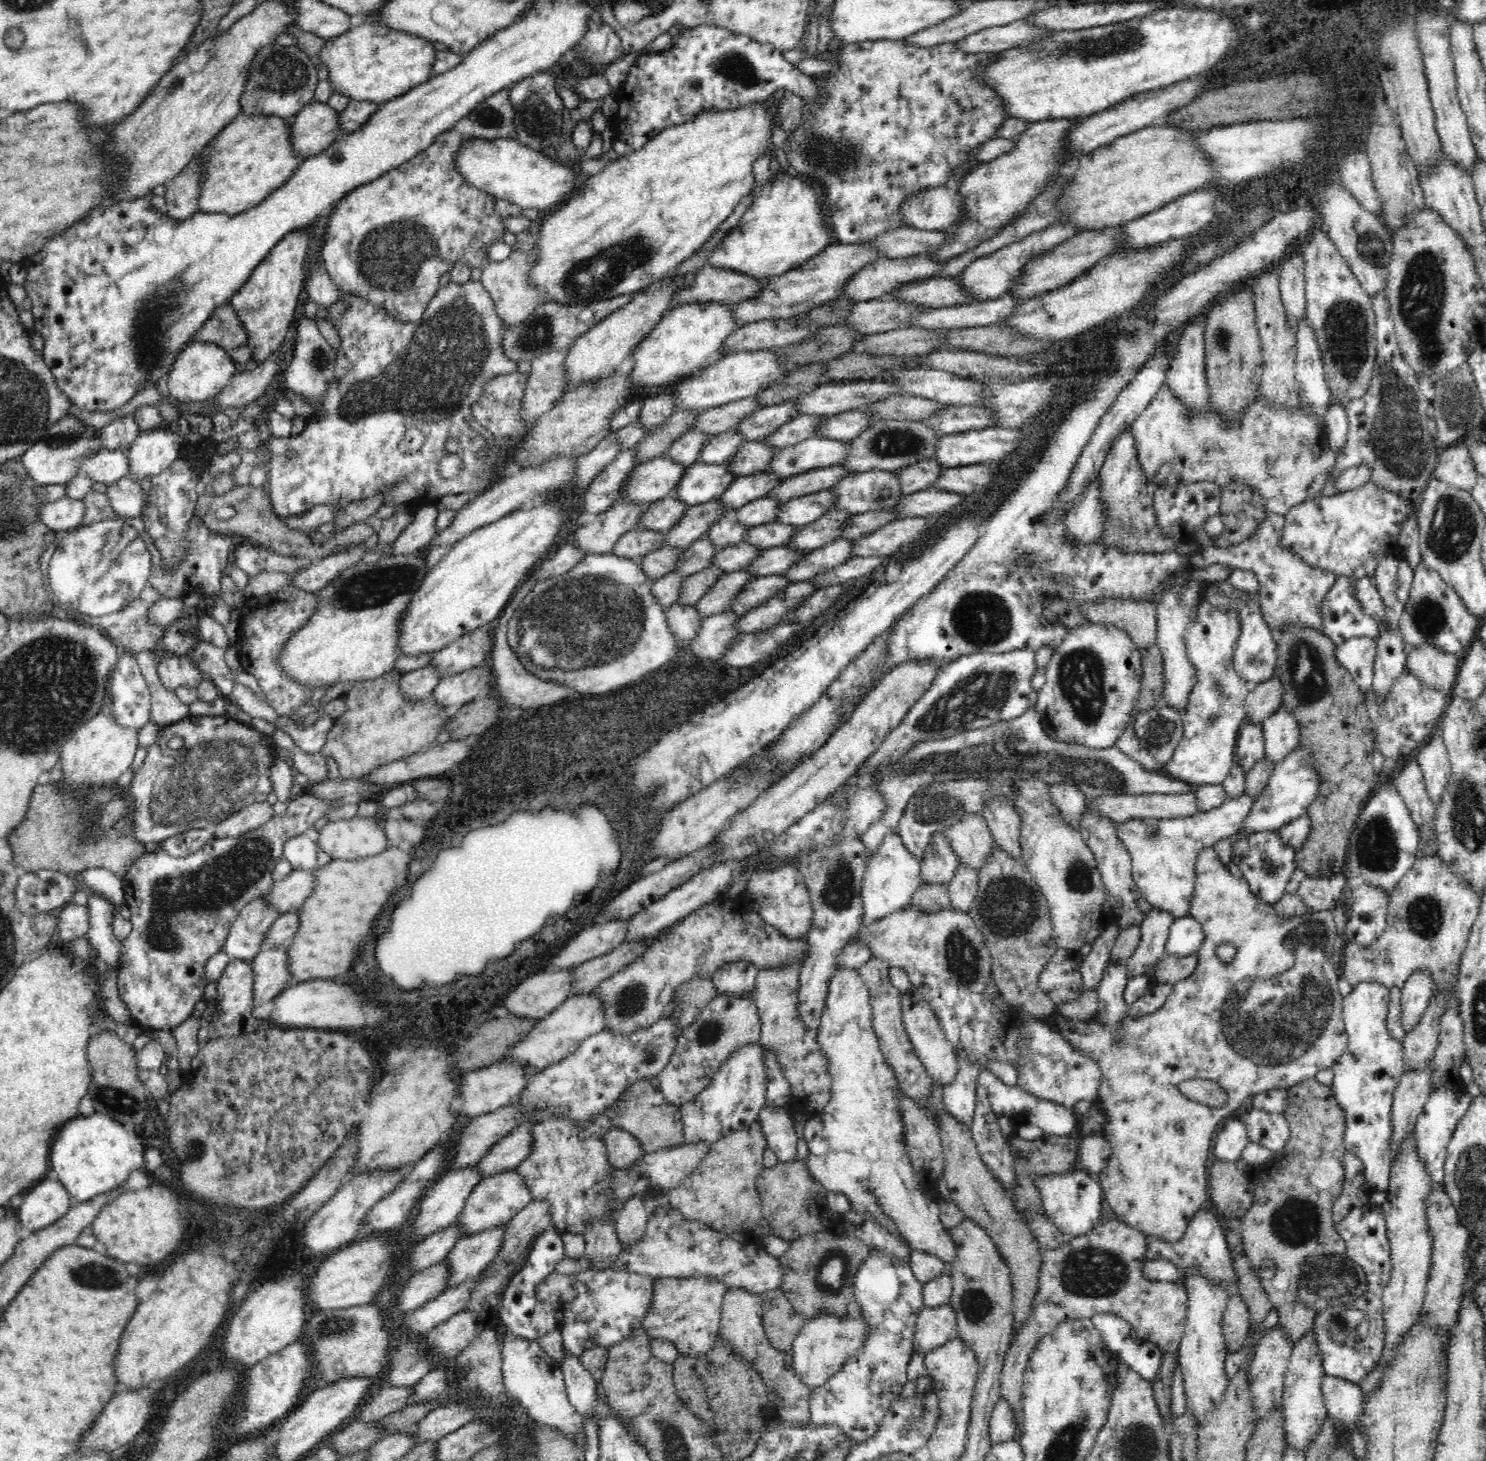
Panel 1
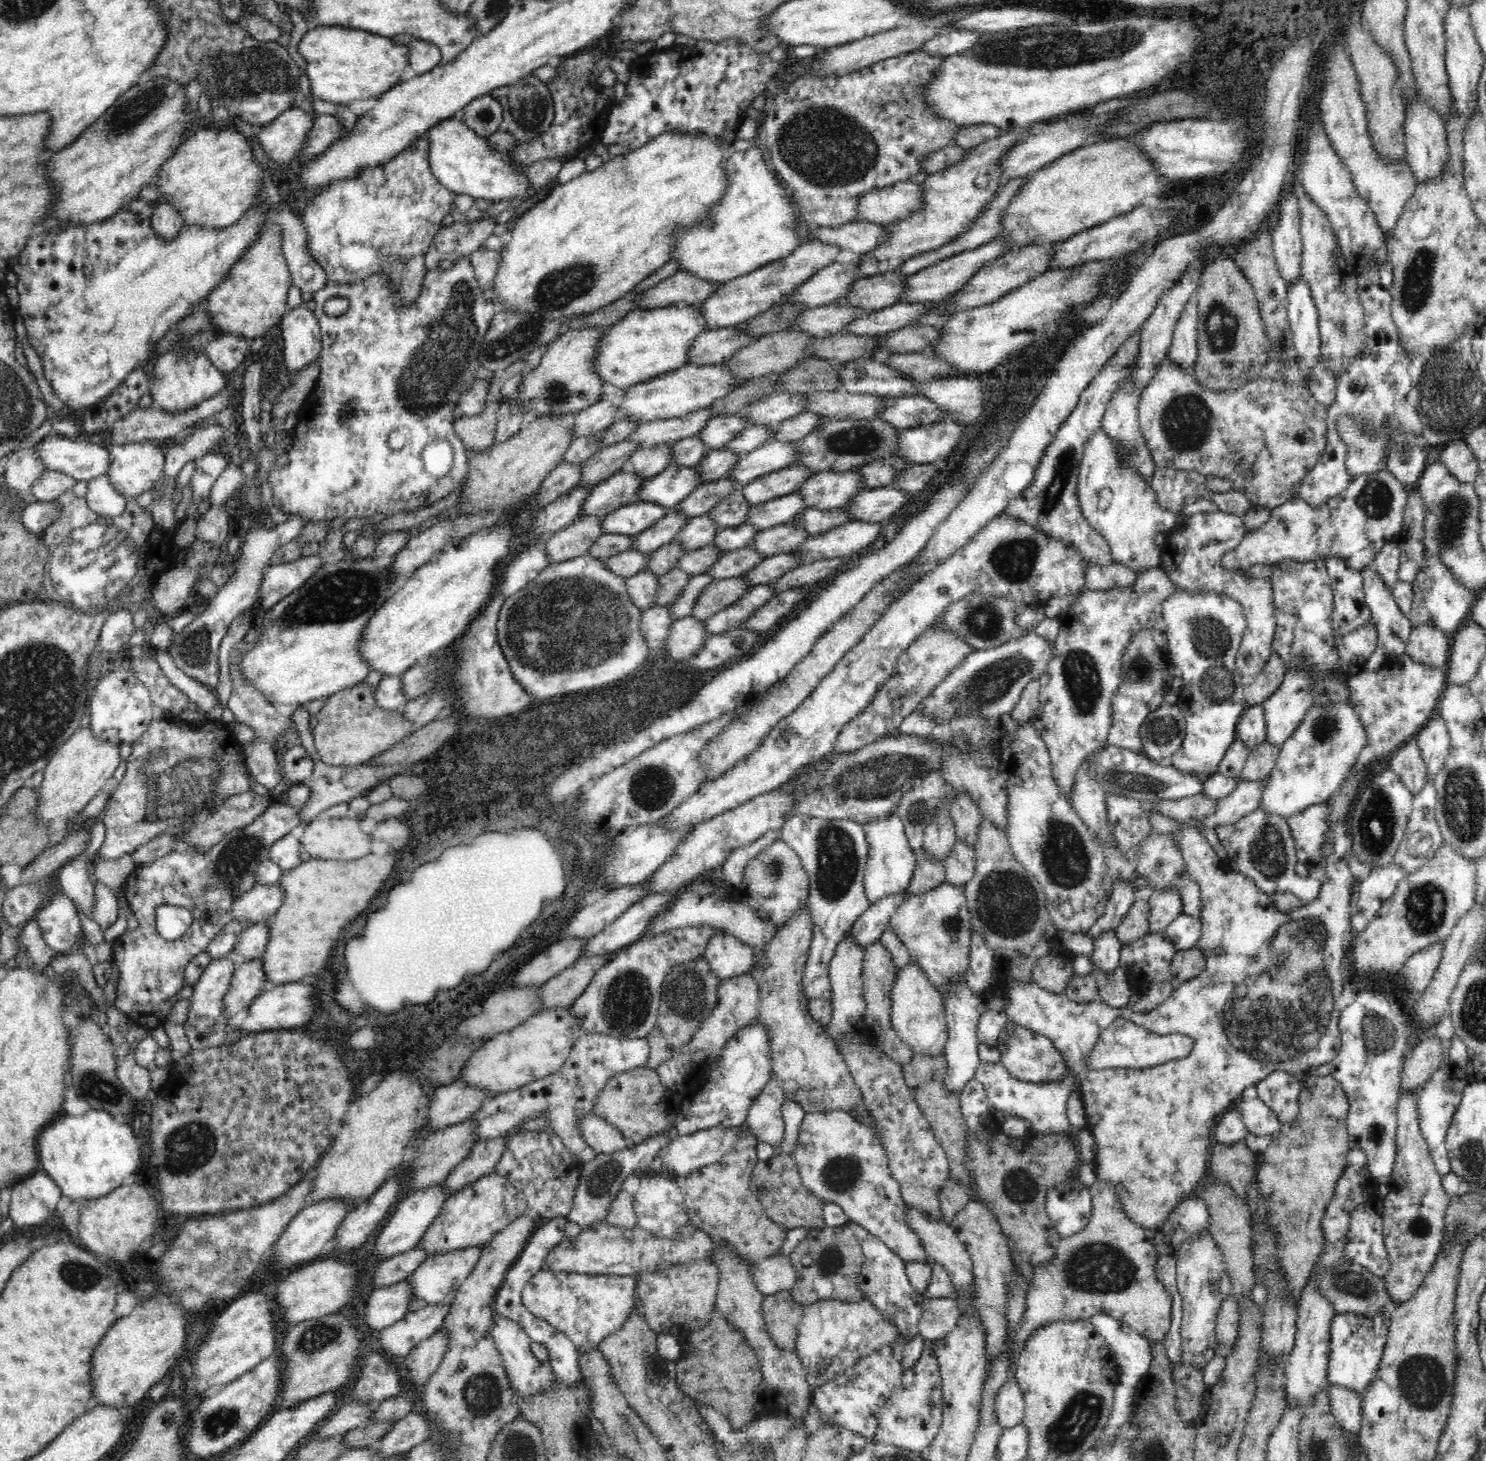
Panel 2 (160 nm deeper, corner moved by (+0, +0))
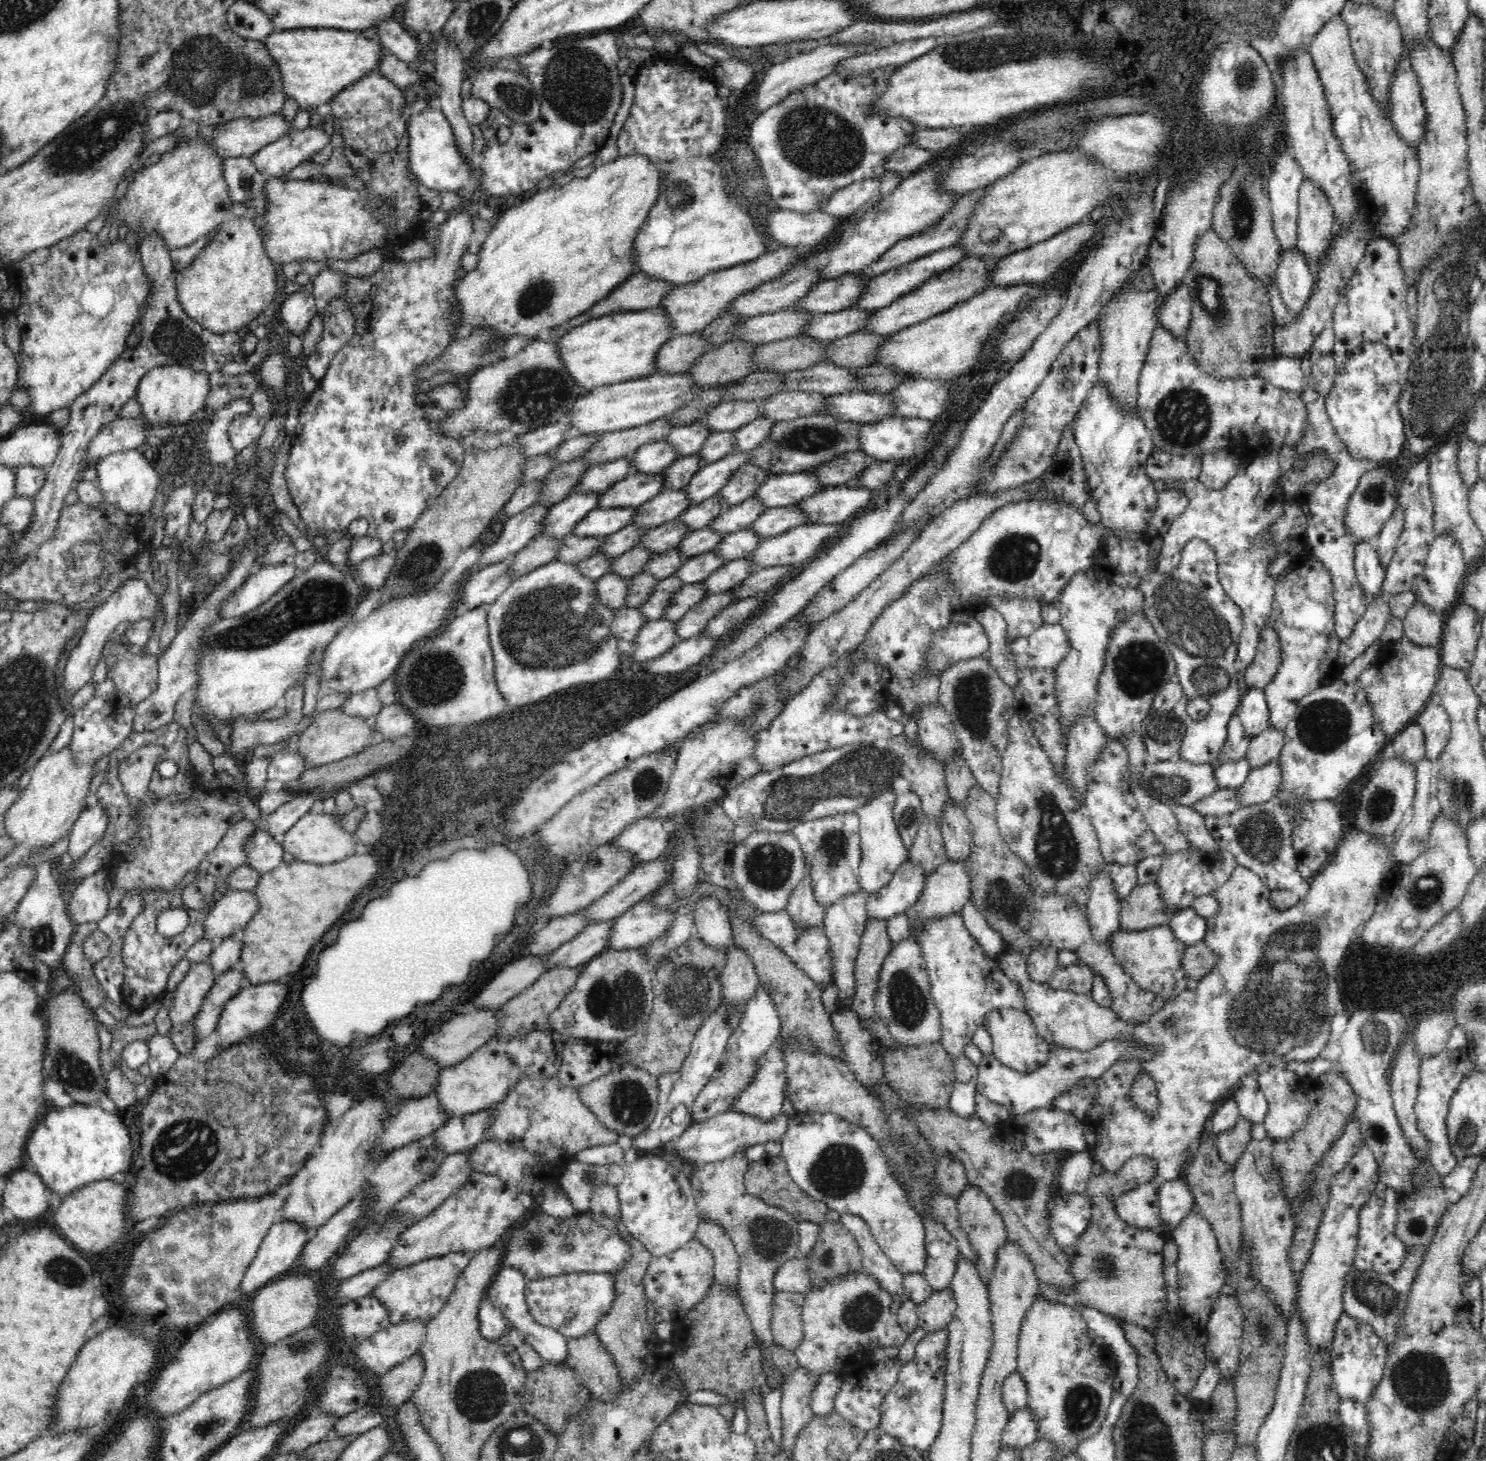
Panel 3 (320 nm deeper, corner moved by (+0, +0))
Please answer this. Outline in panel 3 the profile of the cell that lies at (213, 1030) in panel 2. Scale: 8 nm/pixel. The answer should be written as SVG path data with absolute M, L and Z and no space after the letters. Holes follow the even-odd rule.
M209 961L192 962L184 980L178 984L169 1010L172 1030L169 1038L181 1055L190 1055L196 1044L194 1017L202 1008L206 994L216 980L216 973Z

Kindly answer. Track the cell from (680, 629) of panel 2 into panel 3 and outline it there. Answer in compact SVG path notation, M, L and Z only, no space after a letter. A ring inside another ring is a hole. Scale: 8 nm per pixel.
M665 619L646 622L634 637L632 660L644 664L678 644L681 638L676 634L676 624L678 622Z

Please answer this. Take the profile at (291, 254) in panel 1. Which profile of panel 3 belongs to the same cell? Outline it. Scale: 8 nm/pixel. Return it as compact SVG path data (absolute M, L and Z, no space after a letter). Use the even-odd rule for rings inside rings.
M231 217L223 220L214 229L217 235L198 252L192 263L180 271L176 271L175 285L177 297L184 312L201 324L205 329L215 333L238 331L247 326L260 312L267 312L271 307L278 290L275 263L265 253L261 228L254 223L254 217Z

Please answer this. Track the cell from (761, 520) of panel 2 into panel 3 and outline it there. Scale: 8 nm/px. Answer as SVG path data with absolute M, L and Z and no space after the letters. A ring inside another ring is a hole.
M748 498L740 504L730 505L729 509L722 512L712 524L708 524L706 528L714 532L731 533L737 530L748 529L756 522L756 518L766 510L762 507L762 503L758 499Z

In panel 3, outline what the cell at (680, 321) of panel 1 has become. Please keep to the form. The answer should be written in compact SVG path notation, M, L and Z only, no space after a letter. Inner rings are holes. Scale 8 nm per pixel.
M658 309L622 311L570 327L555 345L560 360L575 383L589 390L641 379L656 373L656 351L674 336L672 329L670 319Z

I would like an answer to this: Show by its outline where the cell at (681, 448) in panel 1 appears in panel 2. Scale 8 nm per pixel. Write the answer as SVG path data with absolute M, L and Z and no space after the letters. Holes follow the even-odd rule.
M675 442L658 444L652 448L636 449L630 453L628 462L622 470L630 471L638 477L652 477L671 464L671 448Z

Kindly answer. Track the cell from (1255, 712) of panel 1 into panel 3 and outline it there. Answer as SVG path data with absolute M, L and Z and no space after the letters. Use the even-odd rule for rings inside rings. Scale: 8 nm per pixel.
M1268 625L1261 633L1261 640L1258 643L1254 660L1246 667L1241 668L1241 679L1252 688L1263 689L1278 672L1278 667L1282 662L1282 649L1276 632Z

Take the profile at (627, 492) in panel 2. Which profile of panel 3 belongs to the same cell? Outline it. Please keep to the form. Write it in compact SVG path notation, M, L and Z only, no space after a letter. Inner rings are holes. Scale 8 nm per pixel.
M573 493L568 498L552 505L546 522L539 531L539 536L553 536L563 538L578 524L582 518L592 512L594 508L600 508L600 493L578 494Z

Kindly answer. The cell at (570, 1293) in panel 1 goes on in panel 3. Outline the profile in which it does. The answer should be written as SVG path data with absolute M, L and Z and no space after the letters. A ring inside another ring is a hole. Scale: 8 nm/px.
M573 1272L526 1283L526 1302L534 1320L552 1328L567 1339L577 1339L595 1330L599 1318L610 1310L615 1297L614 1279L610 1273Z

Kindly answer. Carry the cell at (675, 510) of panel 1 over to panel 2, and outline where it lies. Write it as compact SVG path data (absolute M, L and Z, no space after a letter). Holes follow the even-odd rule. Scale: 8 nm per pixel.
M636 500L602 517L601 529L603 534L637 535L667 513L668 510L658 504Z

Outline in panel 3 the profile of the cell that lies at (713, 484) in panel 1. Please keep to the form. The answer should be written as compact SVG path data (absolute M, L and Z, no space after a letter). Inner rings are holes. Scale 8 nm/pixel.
M638 473L628 476L610 486L606 492L601 493L600 508L616 509L642 506L656 494L660 494L664 487L664 477L661 473Z

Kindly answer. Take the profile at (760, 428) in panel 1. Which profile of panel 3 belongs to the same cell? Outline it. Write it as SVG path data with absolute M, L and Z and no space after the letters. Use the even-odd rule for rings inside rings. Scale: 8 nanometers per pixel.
M704 422L691 425L676 426L666 436L665 442L671 444L682 457L696 454L701 444L712 433Z

